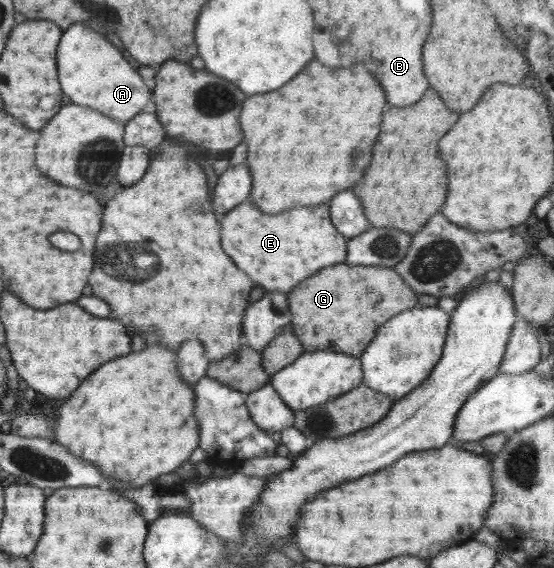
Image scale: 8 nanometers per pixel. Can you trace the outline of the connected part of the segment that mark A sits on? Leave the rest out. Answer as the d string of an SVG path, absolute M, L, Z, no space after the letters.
M72 24L62 32L56 61L58 81L64 95L78 105L98 110L118 122L131 120L152 99L151 84L130 67L120 49L88 25Z

